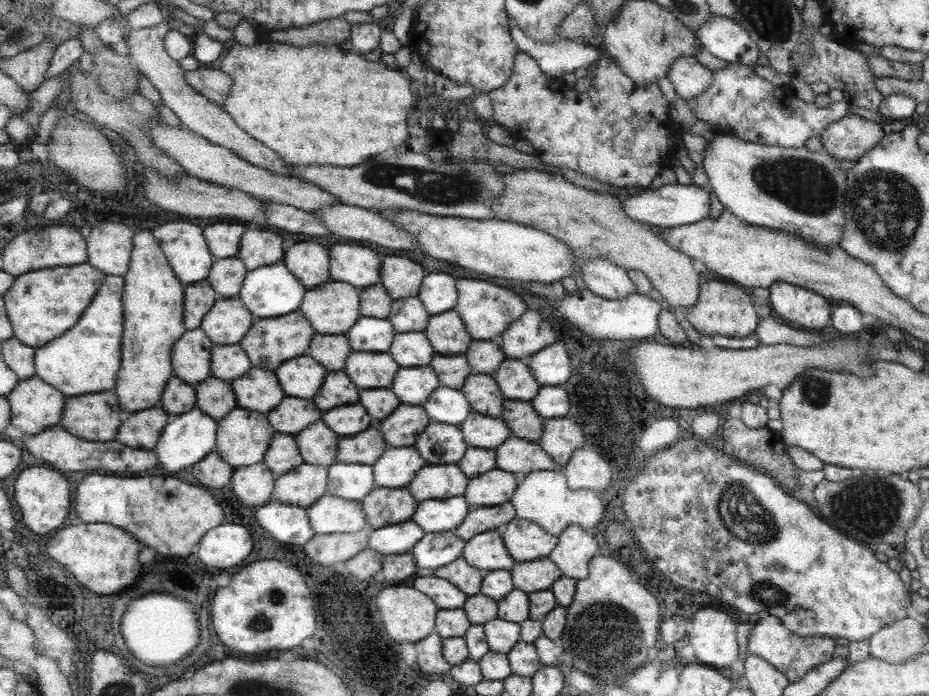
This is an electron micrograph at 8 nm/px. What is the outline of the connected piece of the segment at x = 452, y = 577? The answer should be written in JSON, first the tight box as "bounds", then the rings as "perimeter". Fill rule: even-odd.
{"bounds":[430,557,483,596],"perimeter":[[[463,557],[456,558],[448,565],[440,566],[439,569],[430,572],[433,576],[445,579],[463,594],[473,596],[480,592],[483,573],[477,567],[469,566]]]}

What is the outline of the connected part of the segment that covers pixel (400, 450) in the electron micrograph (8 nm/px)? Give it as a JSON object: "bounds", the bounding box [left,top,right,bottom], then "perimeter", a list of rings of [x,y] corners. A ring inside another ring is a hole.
{"bounds":[372,446,427,488],"perimeter":[[[413,446],[387,447],[372,465],[375,487],[407,488],[427,463]]]}

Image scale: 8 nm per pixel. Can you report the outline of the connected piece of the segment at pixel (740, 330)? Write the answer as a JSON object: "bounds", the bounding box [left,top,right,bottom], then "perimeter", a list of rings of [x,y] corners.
{"bounds":[683,280,757,338],"perimeter":[[[707,280],[701,286],[700,298],[695,305],[683,309],[684,318],[703,336],[727,336],[733,338],[745,338],[753,334],[757,326],[757,316],[749,296],[743,294],[739,288],[719,280]]]}

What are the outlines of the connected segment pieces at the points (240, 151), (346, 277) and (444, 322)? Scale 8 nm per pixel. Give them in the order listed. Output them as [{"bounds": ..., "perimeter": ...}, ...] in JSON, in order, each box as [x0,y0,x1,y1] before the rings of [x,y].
[{"bounds":[127,19,295,177],"perimeter":[[[165,19],[157,27],[131,30],[131,36],[127,40],[127,44],[129,44],[128,56],[135,60],[138,70],[145,73],[147,78],[159,89],[163,103],[181,120],[183,126],[193,130],[195,134],[199,134],[199,136],[205,137],[219,146],[234,150],[241,158],[248,160],[252,165],[266,168],[277,174],[295,177],[292,176],[290,163],[283,160],[280,154],[273,152],[273,149],[269,148],[264,142],[251,137],[235,123],[235,119],[224,107],[199,94],[187,82],[186,70],[183,70],[179,66],[179,62],[173,60],[166,50],[165,39],[171,30],[171,25]]]},{"bounds":[330,244,380,289],"perimeter":[[[337,244],[330,249],[332,254],[332,281],[345,282],[365,289],[380,283],[379,256],[373,248]]]},{"bounds":[423,309,472,355],"perimeter":[[[455,309],[430,315],[423,332],[435,354],[460,355],[468,349],[472,337]]]}]

